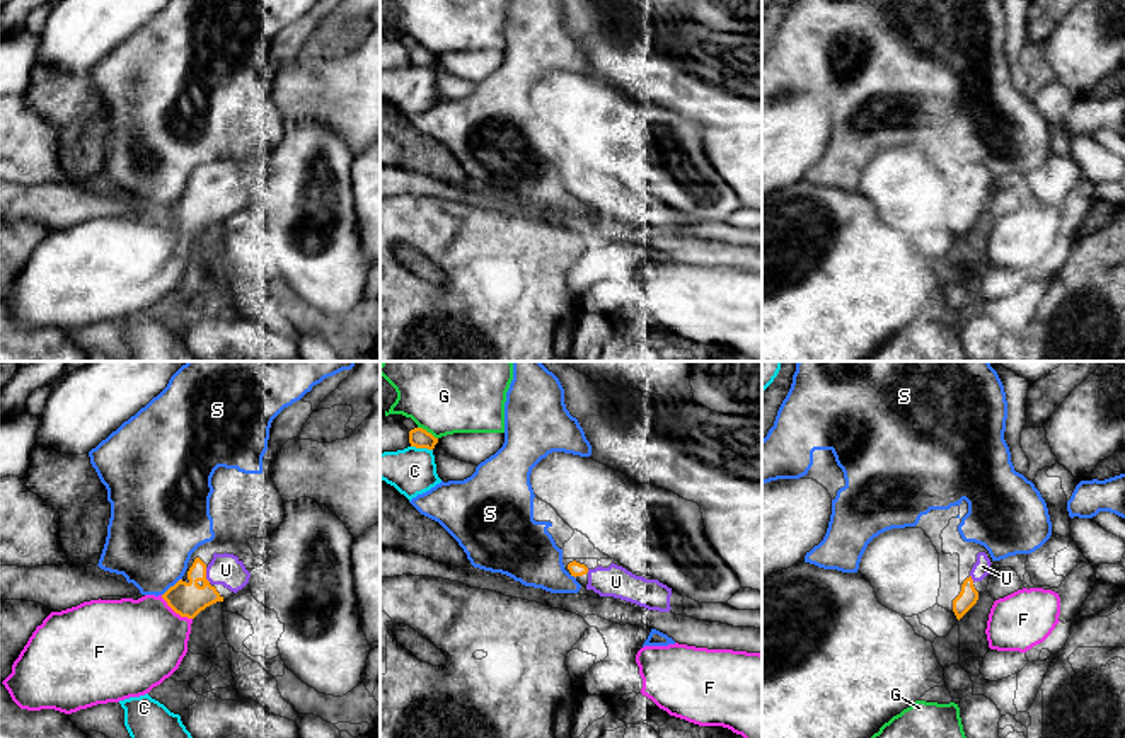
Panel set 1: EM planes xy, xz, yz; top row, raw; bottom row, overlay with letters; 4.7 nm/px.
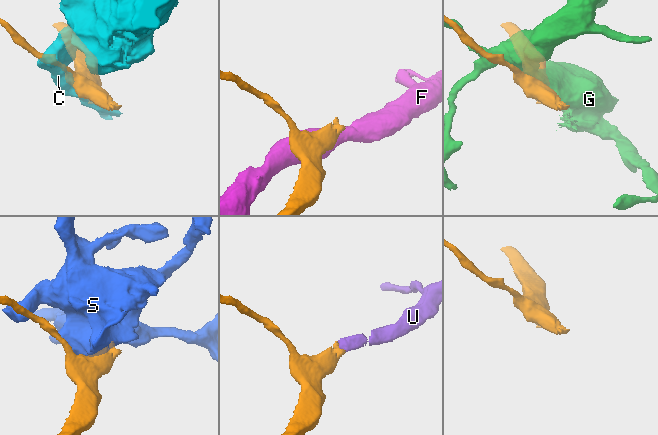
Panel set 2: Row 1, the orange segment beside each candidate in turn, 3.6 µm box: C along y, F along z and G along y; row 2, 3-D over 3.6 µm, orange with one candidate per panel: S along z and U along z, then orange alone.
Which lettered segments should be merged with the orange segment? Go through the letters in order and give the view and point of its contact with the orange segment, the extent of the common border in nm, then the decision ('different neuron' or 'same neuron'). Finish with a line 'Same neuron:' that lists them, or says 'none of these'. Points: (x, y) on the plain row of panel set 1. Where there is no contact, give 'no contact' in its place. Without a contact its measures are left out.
C: meets orange in xz at (421, 65); contact 110 nm long; different neuron
F: meets orange in xy at (176, 230); contact 190 nm long; different neuron
G: meets orange in xz at (426, 50); contact 110 nm long; different neuron
S: meets orange in xy at (171, 205); contact 130 nm long; different neuron
U: meets orange in xy at (205, 193); contact 80 nm long; same neuron
Same neuron: U

